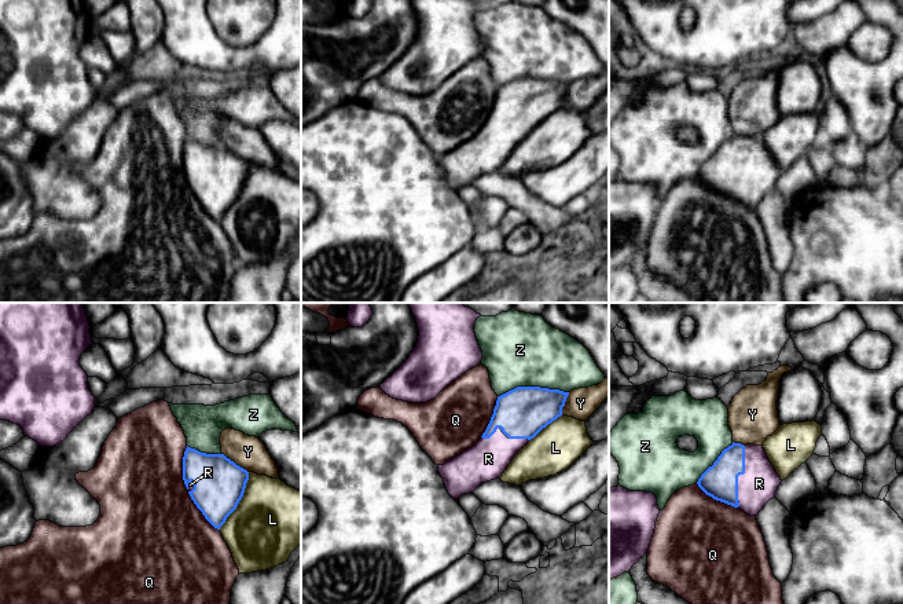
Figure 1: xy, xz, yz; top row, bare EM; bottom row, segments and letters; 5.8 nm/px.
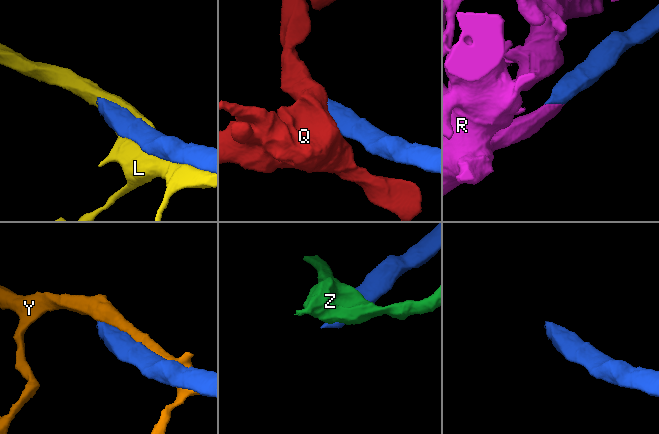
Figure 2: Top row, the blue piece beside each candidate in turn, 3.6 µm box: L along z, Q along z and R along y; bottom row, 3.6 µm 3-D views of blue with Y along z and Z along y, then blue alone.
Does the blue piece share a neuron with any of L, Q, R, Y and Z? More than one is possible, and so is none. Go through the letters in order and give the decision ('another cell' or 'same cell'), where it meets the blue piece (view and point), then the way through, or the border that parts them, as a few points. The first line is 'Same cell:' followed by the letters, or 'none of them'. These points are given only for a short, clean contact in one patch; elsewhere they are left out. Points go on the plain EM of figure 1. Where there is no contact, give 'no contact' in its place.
Same cell: R
L: another cell; meets blue in xy at (239, 191)
Q: another cell; meets blue in xy at (187, 180)
R: same cell; meets blue in yz at (738, 167)
Y: another cell; meets blue in xy at (234, 154)
Z: another cell; meets blue in xz at (532, 79)

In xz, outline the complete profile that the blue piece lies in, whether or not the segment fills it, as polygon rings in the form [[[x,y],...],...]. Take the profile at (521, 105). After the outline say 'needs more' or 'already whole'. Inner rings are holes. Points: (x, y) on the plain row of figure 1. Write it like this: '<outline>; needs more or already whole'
[[[517,78],[498,88],[481,131],[437,158],[448,186],[458,193],[481,175],[499,171],[518,143],[562,107],[568,87],[559,81]]]; needs more

